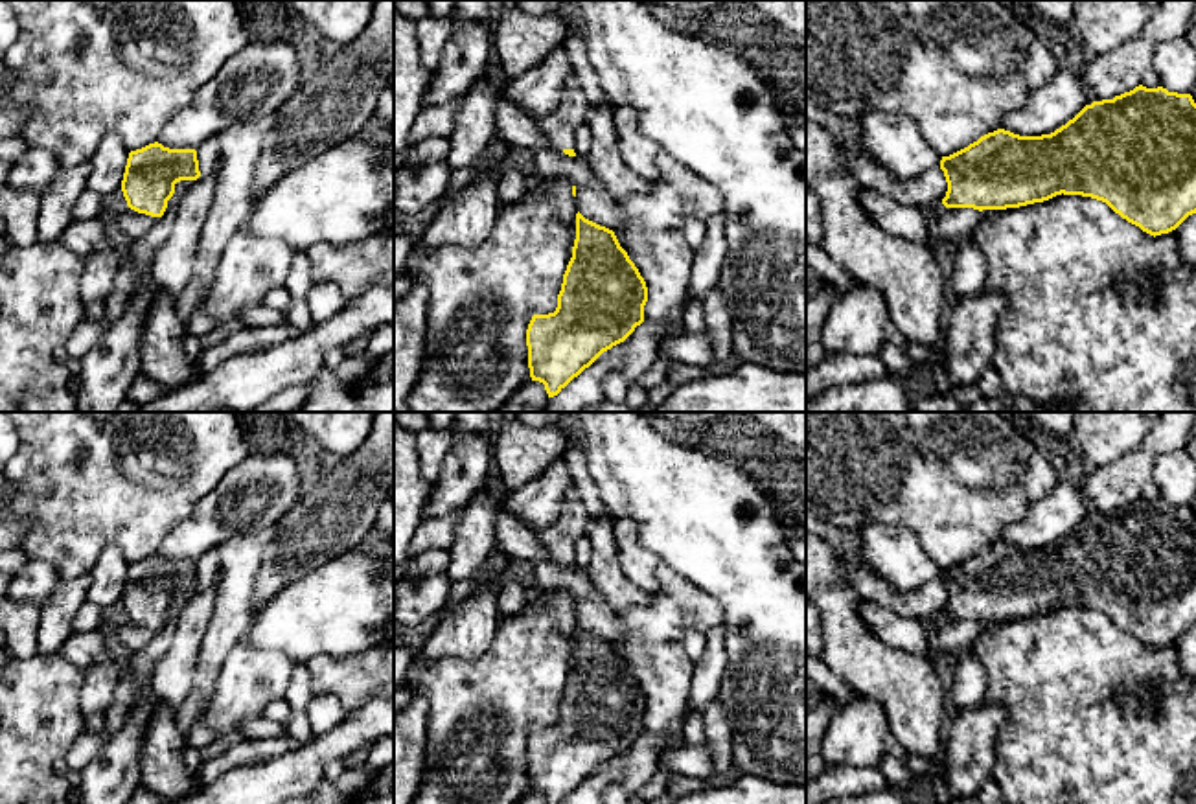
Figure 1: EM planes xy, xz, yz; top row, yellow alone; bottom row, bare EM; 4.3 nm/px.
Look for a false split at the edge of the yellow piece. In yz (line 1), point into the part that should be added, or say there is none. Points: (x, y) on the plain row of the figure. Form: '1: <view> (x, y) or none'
1: none

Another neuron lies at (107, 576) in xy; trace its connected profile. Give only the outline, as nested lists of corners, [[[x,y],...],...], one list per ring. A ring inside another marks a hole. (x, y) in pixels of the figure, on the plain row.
[[[116,546],[105,548],[88,572],[90,585],[86,602],[101,609],[121,602],[129,563]]]

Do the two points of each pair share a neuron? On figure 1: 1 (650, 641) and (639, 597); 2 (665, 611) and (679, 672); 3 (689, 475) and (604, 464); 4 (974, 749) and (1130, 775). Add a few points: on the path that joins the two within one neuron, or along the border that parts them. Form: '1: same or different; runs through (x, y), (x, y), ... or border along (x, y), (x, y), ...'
1: different; border along (655, 597), (619, 613)
2: same; runs through (661, 626), (661, 654), (665, 657)
3: same; runs through (668, 475), (643, 475), (632, 464), (624, 464)
4: different; border along (1009, 712), (996, 738), (996, 768), (992, 777)

